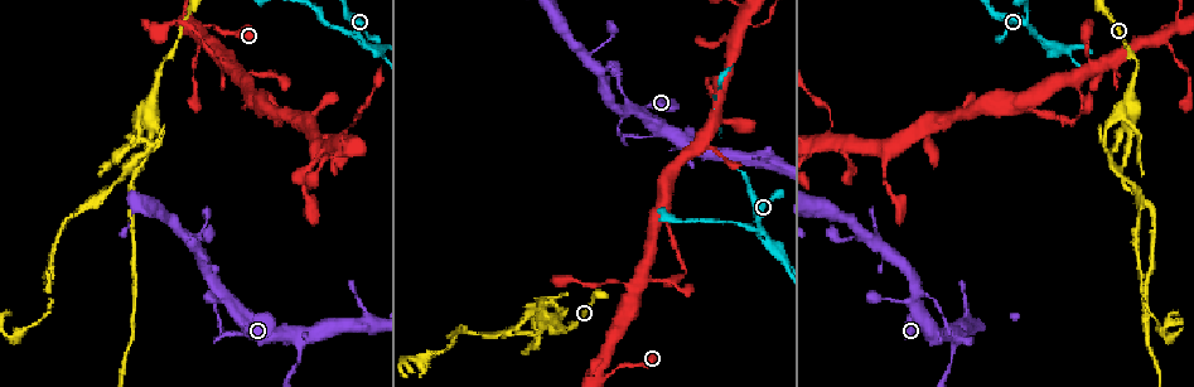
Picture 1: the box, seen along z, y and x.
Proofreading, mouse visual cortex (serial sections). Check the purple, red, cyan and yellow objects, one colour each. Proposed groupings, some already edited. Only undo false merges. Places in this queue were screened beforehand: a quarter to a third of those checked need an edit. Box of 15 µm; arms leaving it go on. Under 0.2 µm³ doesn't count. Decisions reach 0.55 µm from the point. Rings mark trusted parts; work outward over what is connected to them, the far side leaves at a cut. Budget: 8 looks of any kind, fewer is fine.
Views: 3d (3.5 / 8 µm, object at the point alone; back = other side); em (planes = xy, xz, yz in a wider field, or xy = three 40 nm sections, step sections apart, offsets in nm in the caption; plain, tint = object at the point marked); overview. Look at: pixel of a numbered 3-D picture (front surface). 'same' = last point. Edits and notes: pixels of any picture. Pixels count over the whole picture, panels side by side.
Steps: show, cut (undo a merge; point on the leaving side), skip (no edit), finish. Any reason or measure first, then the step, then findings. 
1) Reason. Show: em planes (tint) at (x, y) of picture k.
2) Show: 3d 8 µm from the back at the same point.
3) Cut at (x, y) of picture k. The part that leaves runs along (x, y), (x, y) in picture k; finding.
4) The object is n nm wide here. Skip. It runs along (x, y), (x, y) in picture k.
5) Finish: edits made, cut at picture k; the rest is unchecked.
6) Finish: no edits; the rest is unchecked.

Show: 3d 3.5 µm at (753, 27) of picture 1.

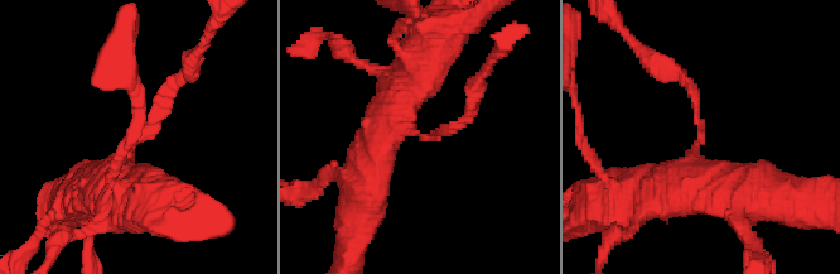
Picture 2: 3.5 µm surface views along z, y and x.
Show: em xy step 1 (tint) at (700, 130) of picture 2.

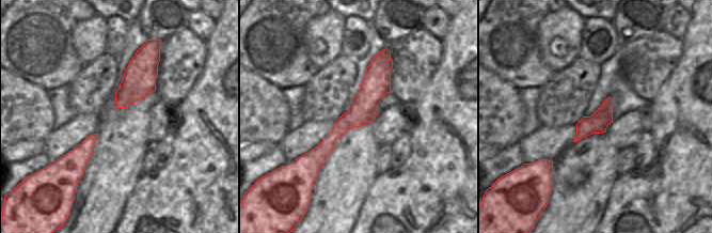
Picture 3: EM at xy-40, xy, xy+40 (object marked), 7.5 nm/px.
Another direction. Show: em planes (tint) at the same point.

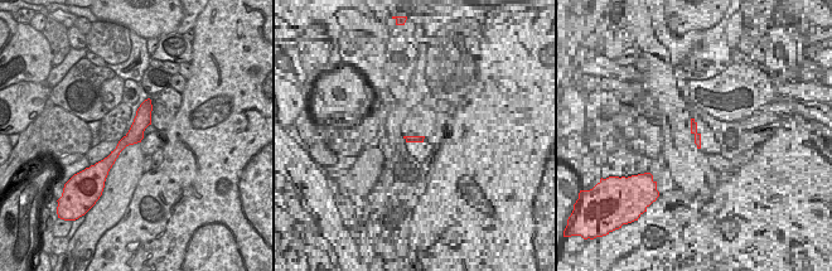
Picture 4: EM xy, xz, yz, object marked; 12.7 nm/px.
Skip. It runs along (148, 102), (138, 129), (106, 168) in picture 4; continuous, no second cell.

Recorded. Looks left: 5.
Three-way junction. Show: 3d 3.5 µm at (757, 231) of picture 1.

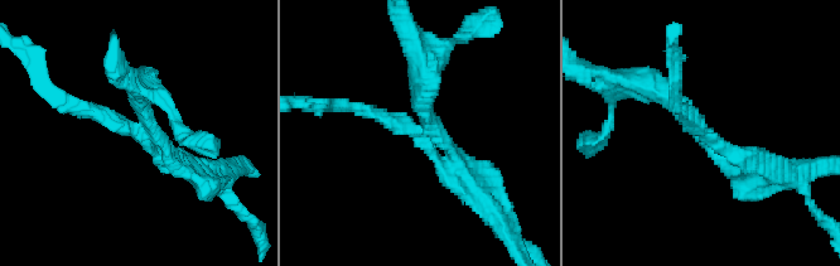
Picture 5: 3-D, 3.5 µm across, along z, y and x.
Show: em xy step 1 (tint) at (699, 127) of picture 5.

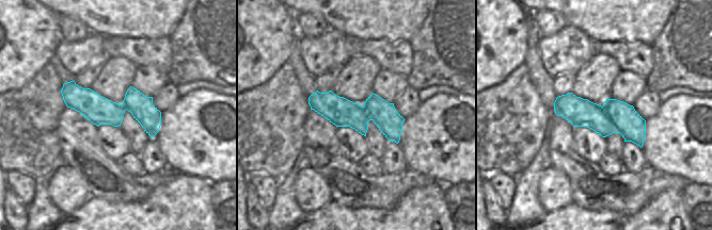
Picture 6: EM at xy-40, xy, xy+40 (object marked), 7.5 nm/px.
3 arms meet here; the arms are 150, 200, 300 nm wide. Cut at (93, 110) of picture 5. The part that leaves runs along (136, 125), (66, 105), (39, 67) in picture 5; a second cell is stuck on.

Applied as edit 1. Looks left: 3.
Branch point. Show: 3d 3.5 µm at (1121, 171) of picture 1.

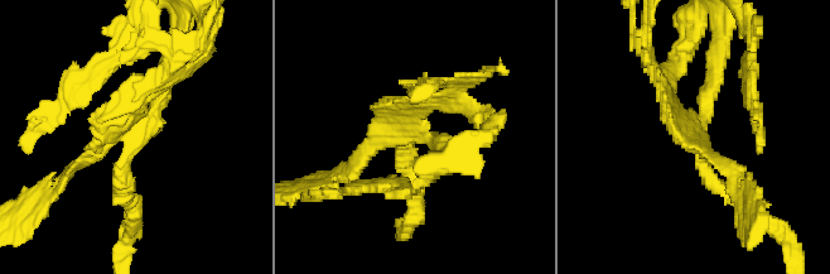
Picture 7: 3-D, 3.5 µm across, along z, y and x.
Show: em xy step 2 (tint) at (701, 133) of picture 7.

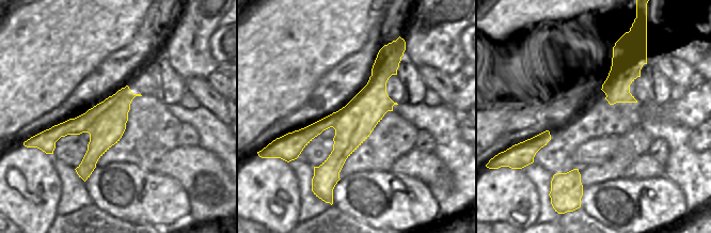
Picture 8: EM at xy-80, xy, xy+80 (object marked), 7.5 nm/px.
Cut at (211, 30) of picture 7. A second cell is stuck on.

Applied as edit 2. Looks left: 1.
Finish: edits made, cut at picture 5, cut at picture 7; the rest is unchecked.

